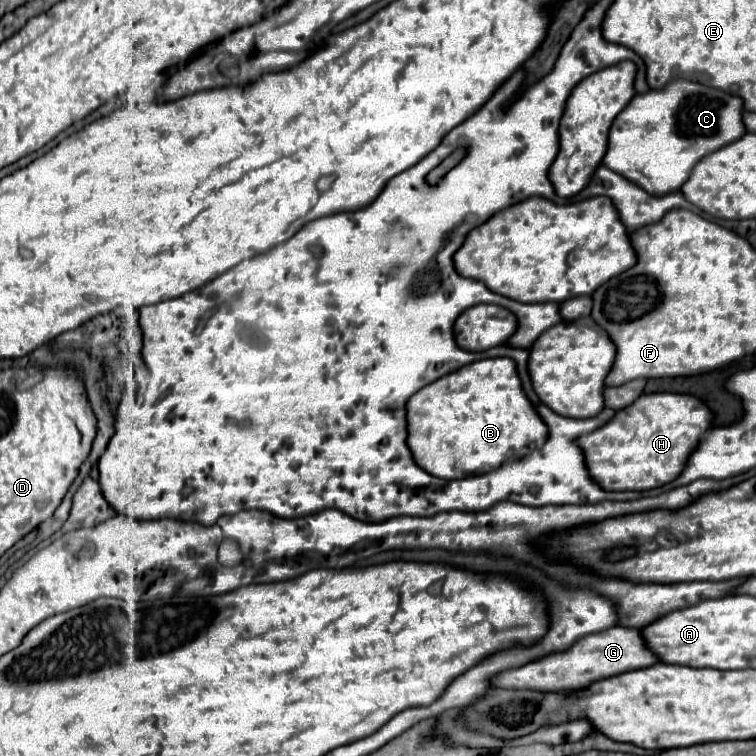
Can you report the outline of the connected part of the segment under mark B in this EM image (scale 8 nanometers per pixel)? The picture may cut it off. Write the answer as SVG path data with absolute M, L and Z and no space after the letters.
M488 358L466 364L464 368L428 384L408 400L408 446L416 464L428 474L444 480L486 474L502 462L522 458L532 448L540 448L548 440L548 428L532 402L526 398L516 364L510 358Z

